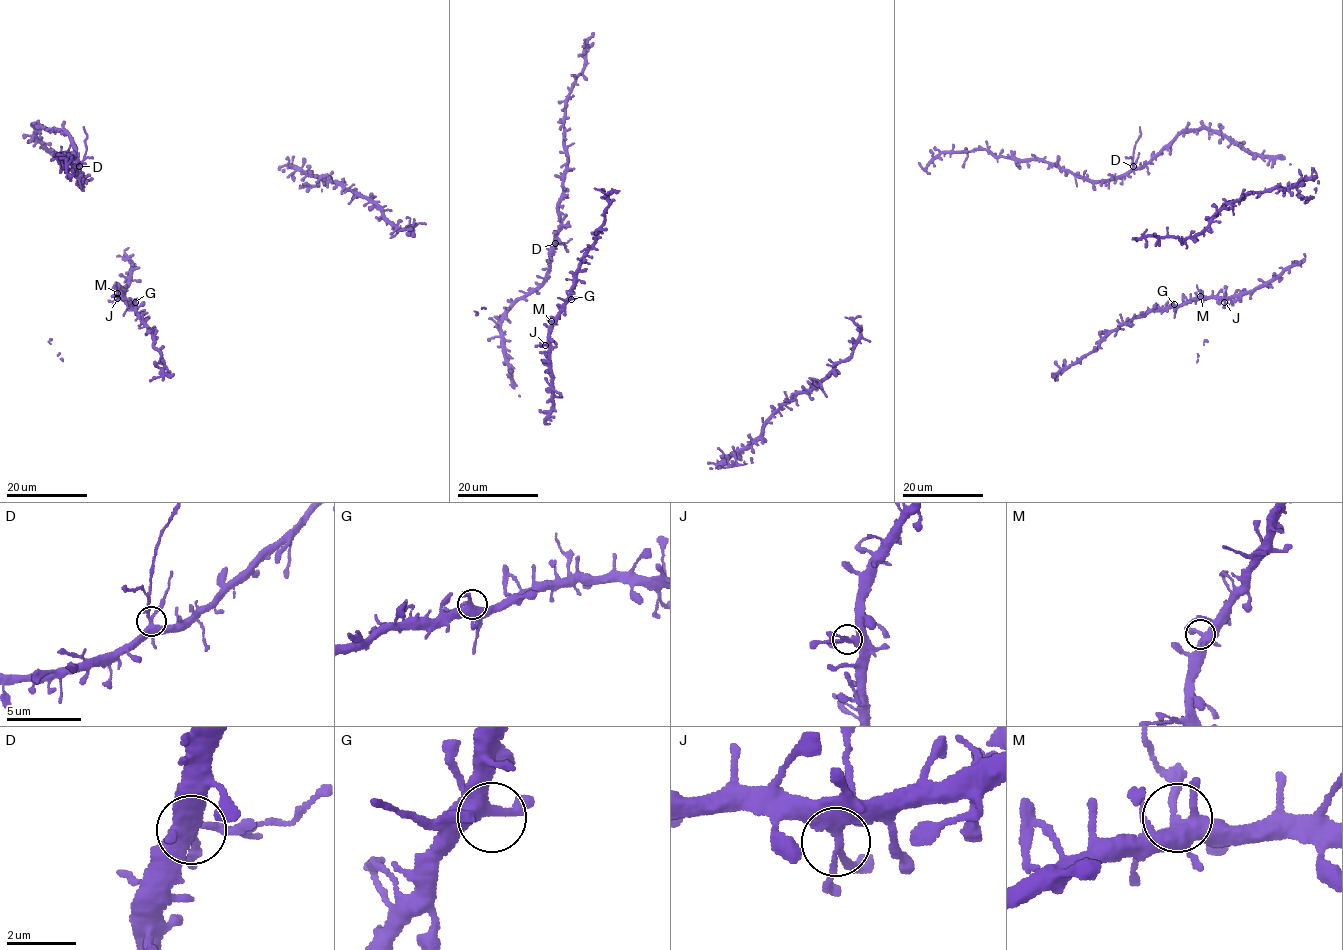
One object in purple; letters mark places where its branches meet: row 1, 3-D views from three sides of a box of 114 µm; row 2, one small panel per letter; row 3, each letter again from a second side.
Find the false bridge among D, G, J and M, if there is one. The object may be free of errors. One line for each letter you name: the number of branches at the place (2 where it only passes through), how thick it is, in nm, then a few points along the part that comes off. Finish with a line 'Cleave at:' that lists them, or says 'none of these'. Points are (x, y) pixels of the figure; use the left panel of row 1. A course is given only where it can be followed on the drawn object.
D: 5 | 360 nm | (79, 166), (86, 153), (86, 133), (83, 126)
Cleave at: D

